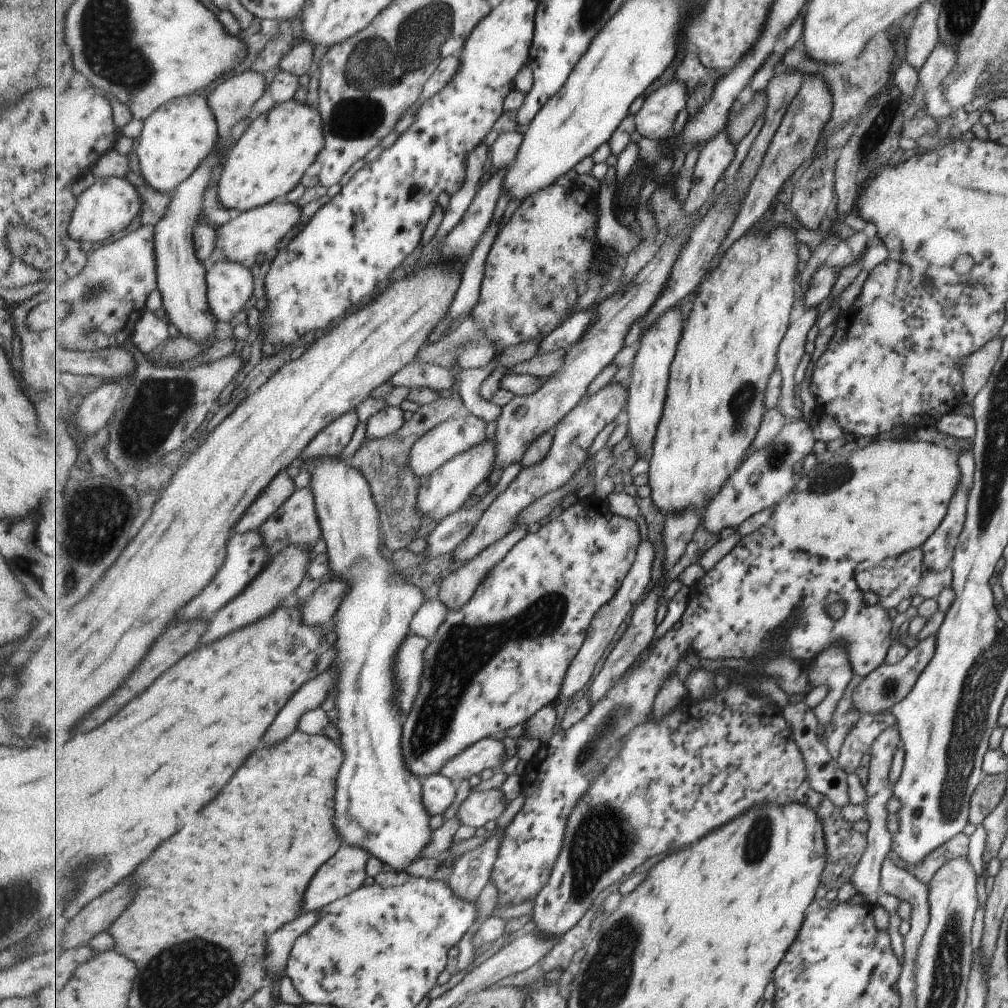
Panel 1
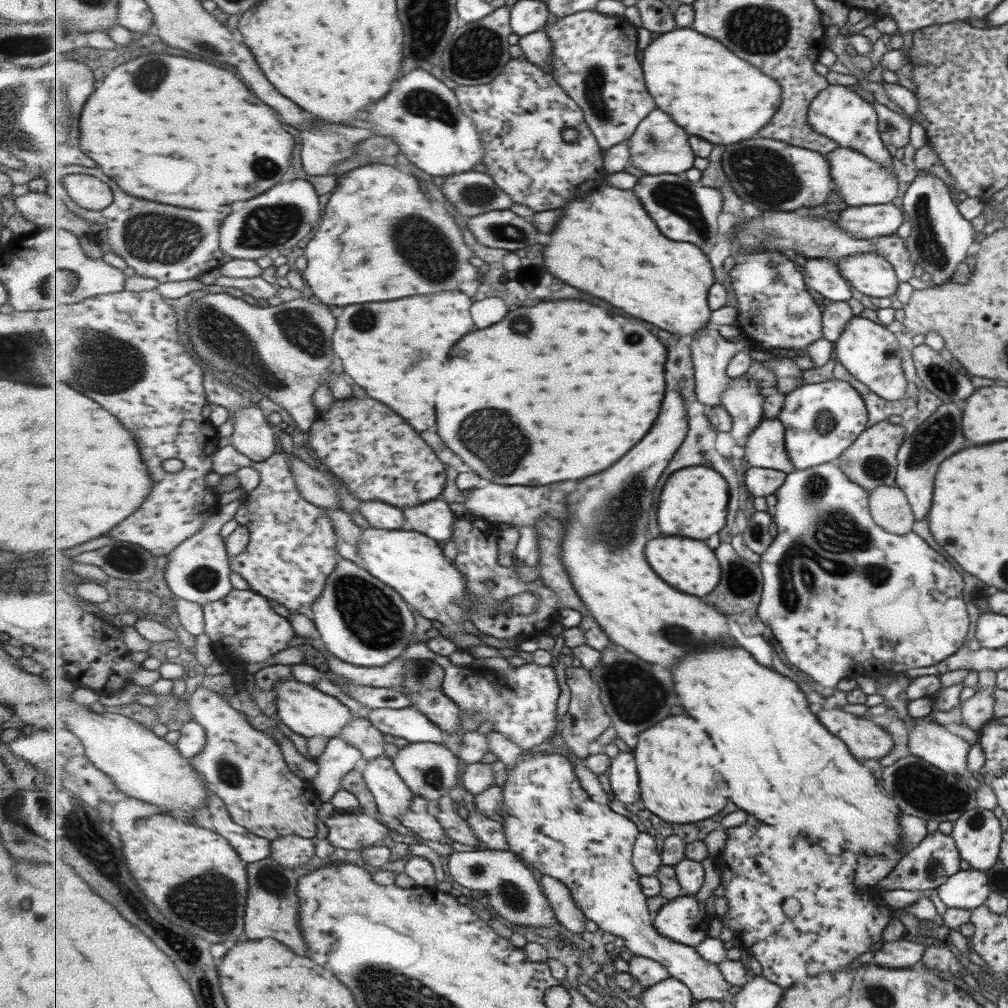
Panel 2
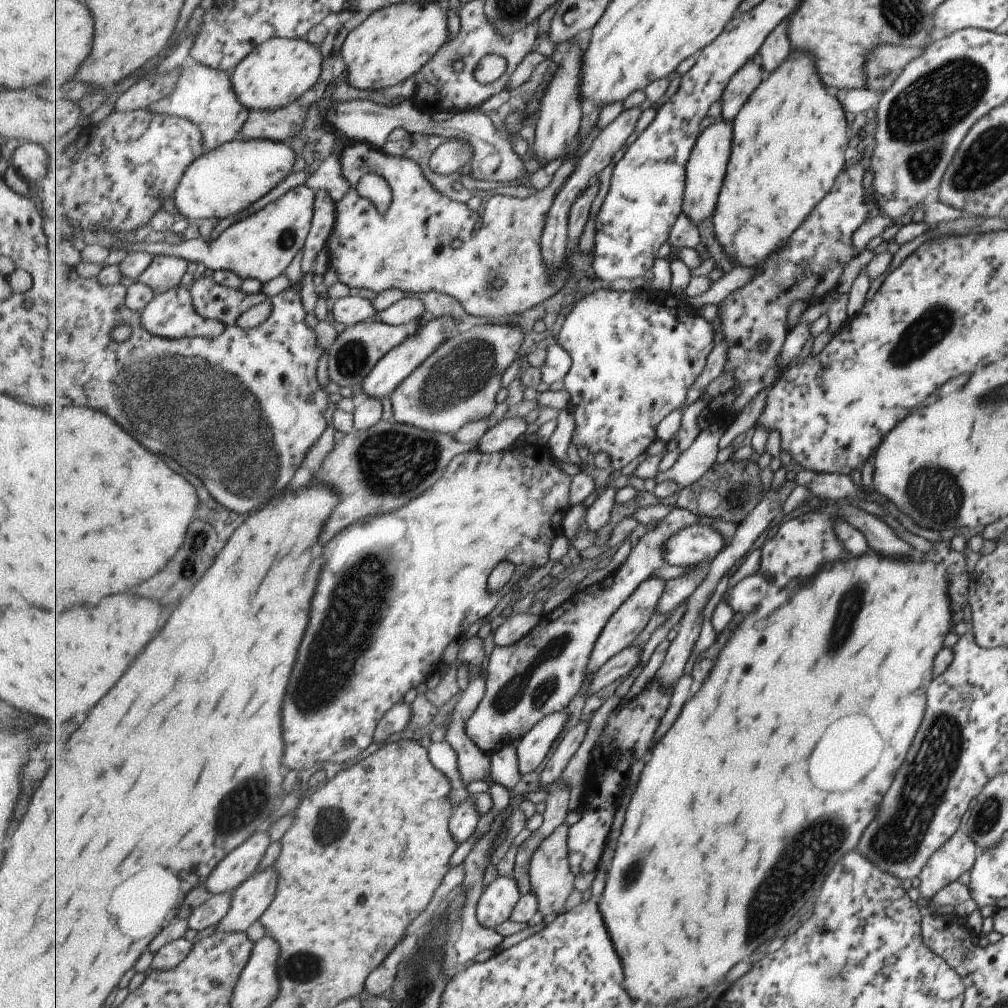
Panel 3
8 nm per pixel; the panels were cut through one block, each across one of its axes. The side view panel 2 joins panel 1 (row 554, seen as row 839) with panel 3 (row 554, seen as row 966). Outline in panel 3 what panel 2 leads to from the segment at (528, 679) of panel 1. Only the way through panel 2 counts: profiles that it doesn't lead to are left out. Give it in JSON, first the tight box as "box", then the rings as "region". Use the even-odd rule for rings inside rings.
{"box":[666,523,726,567],"region":[[[697,523],[669,539],[666,562],[673,566],[695,567],[711,562],[725,547],[726,536],[720,530]]]}

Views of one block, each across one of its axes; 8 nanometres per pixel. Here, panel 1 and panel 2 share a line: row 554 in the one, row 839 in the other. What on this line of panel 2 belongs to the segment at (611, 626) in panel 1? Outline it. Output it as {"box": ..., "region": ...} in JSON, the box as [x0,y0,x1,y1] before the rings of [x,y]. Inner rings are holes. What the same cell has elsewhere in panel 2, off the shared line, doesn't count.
{"box":[633,832,663,876],"region":[[[640,832],[634,846],[633,865],[640,876],[656,876],[663,866],[662,850],[652,834]]]}

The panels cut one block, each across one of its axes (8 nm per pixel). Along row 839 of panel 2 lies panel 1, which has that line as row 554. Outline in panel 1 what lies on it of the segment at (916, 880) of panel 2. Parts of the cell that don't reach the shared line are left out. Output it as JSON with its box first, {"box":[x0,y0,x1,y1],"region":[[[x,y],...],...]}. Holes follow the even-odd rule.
{"box":[919,485,967,574],"region":[[[958,485],[949,500],[943,520],[919,547],[921,556],[923,556],[923,560],[921,560],[923,568],[937,574],[950,566],[953,550],[955,550],[957,539],[961,534],[967,497],[963,488]]]}

